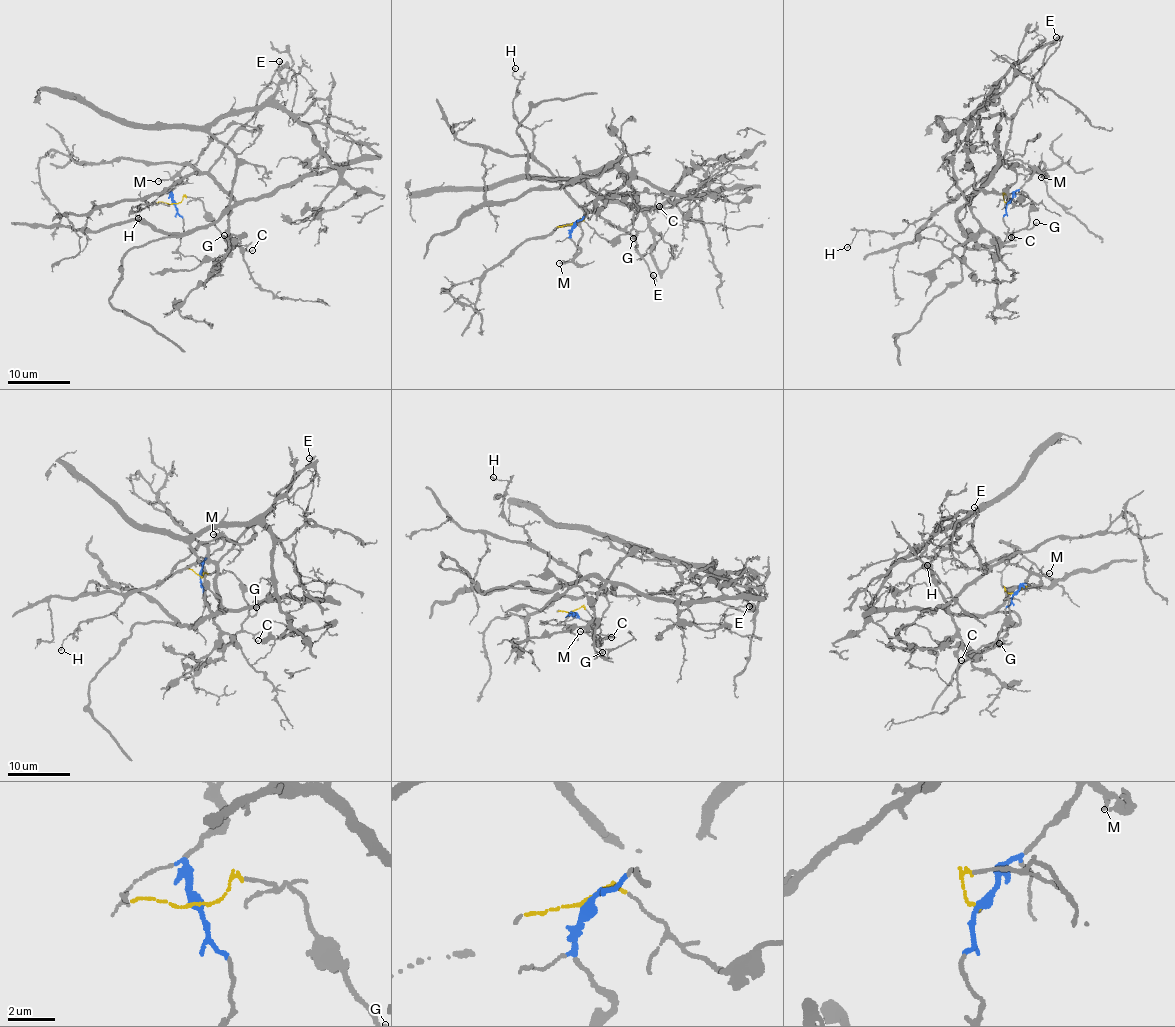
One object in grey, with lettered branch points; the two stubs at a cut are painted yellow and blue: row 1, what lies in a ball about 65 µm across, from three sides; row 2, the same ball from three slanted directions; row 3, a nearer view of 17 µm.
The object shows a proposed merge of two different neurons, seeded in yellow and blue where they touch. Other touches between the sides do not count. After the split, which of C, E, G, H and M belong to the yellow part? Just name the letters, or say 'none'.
C, G

